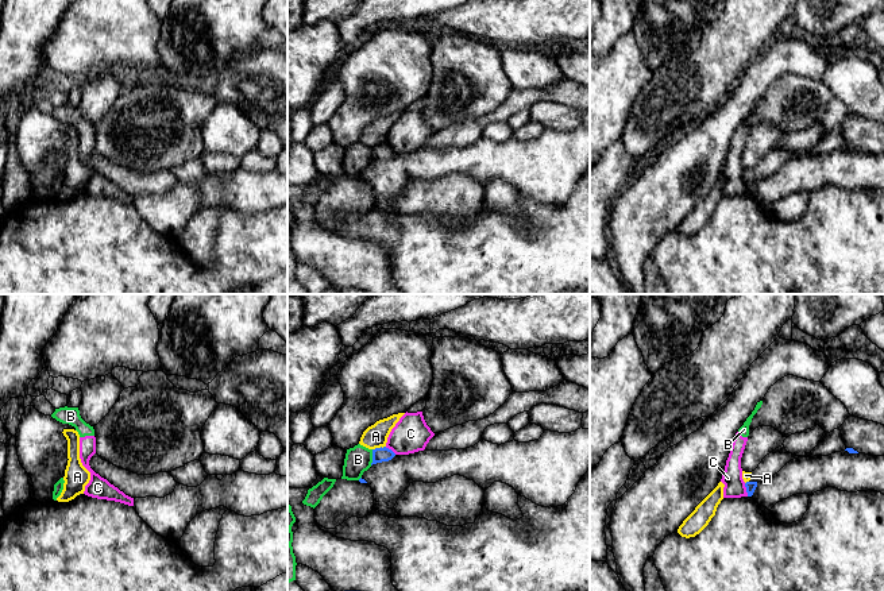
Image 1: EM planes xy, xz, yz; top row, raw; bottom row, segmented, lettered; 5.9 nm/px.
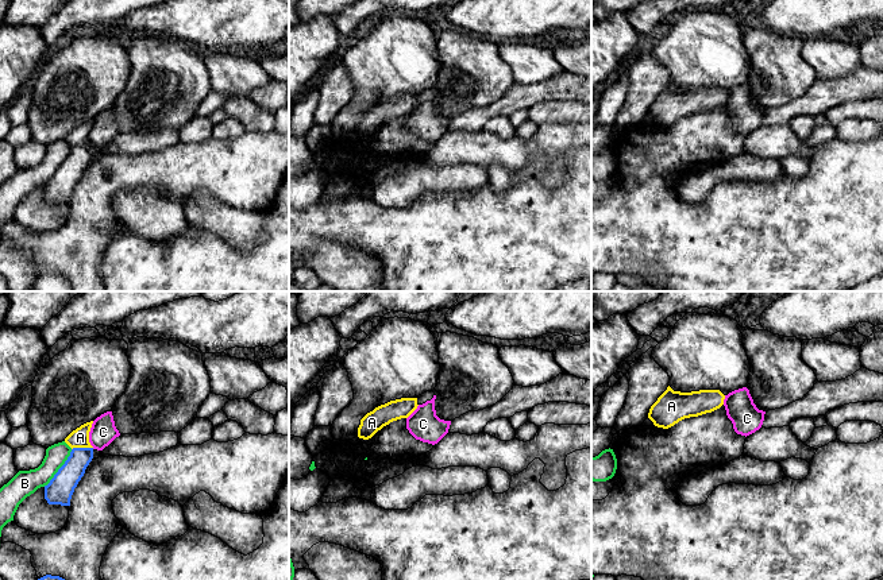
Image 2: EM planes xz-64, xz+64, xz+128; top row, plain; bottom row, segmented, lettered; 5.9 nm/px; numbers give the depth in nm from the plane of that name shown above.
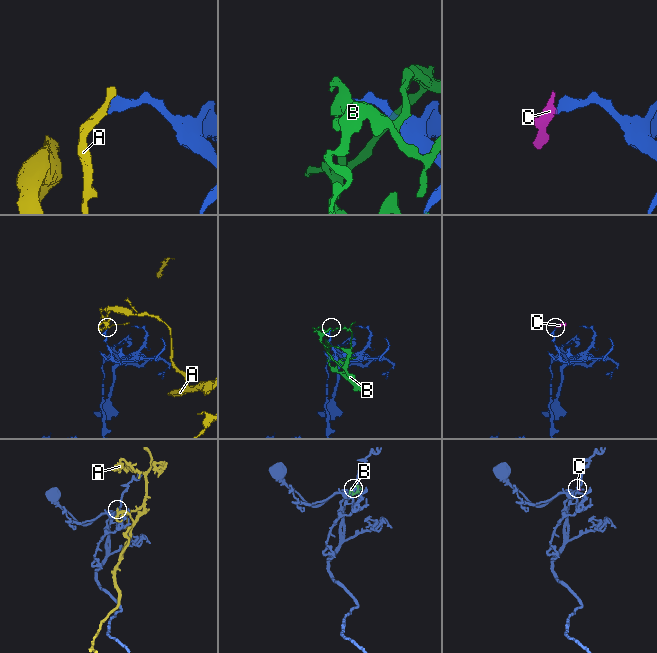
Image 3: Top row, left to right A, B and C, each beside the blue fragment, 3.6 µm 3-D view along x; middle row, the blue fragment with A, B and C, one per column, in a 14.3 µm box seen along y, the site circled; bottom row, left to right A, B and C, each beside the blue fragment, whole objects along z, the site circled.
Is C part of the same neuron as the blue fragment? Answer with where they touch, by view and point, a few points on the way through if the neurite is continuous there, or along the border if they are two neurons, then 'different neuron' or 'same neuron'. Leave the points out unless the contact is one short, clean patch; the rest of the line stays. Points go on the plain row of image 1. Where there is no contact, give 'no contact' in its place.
meets blue in yz at (747, 188); border along yz (744, 181), (748, 193); different neuron

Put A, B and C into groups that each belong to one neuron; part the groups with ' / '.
A / B C

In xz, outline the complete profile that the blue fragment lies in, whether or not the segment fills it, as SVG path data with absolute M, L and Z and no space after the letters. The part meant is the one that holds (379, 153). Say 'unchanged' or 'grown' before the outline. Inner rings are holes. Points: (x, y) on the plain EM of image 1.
unchanged; M386 144L375 146L375 147L372 147L372 161L371 161L371 163L377 162L377 161L382 161L382 159L389 159L394 154L395 154L395 151Z

